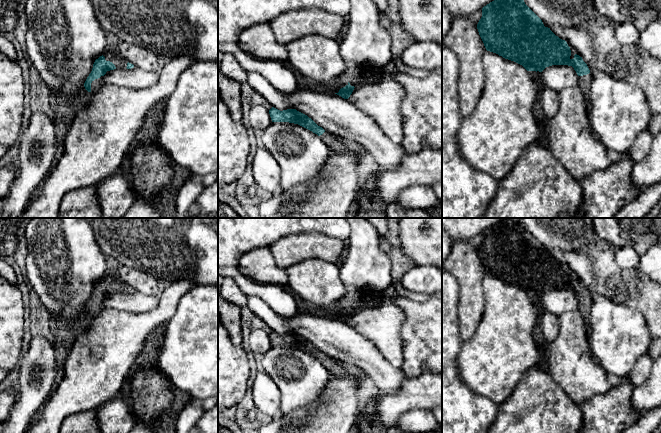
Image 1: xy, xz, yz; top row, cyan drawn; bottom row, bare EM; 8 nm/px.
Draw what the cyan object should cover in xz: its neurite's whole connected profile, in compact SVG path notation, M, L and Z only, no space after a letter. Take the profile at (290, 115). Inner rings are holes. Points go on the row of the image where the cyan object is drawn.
M274 107L269 110L272 122L289 122L298 124L321 137L324 143L329 147L330 151L337 153L353 152L362 157L366 150L358 143L330 134L322 127L318 126L307 115L297 111L296 109L287 109L280 111Z

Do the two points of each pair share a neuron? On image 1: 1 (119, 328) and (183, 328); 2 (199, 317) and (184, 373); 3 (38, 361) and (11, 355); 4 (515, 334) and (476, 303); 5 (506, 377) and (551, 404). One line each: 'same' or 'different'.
1: different
2: same
3: different
4: different
5: different

